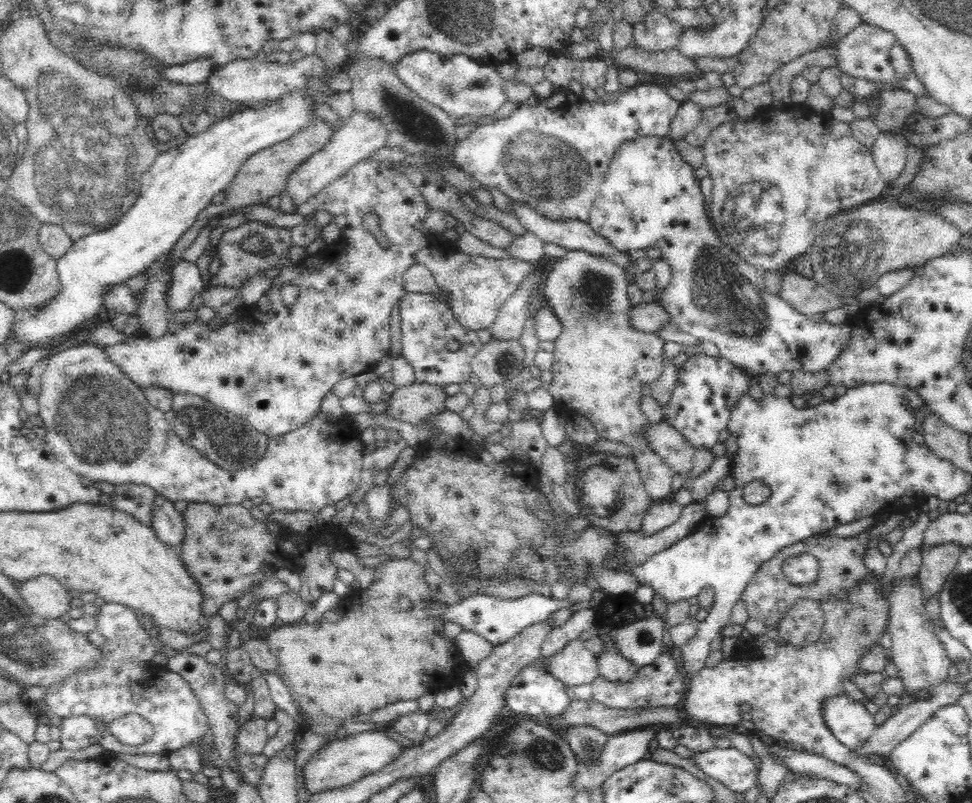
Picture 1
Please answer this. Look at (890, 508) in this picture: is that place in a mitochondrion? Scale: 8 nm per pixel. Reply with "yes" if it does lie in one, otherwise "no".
no

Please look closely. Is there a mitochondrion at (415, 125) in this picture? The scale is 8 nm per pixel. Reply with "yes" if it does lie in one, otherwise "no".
yes

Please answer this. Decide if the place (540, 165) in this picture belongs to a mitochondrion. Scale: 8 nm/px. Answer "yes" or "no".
yes

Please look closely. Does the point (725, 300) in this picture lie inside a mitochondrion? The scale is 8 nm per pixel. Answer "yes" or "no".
yes

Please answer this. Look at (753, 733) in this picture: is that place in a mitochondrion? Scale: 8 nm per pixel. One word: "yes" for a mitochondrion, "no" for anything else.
no

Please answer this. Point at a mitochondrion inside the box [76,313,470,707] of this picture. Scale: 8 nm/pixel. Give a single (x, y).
(231, 444)

